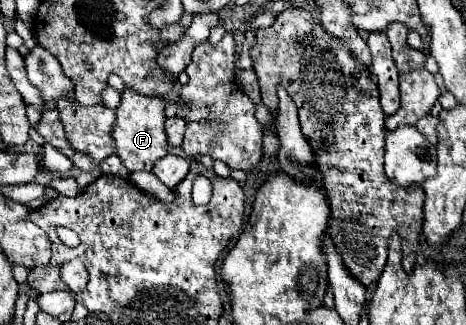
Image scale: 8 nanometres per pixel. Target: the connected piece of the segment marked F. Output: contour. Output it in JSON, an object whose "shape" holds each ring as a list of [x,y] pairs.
{"shape":[[[125,89],[121,95],[121,105],[117,109],[117,121],[115,127],[111,129],[111,137],[115,141],[117,157],[123,161],[123,165],[133,173],[133,171],[151,171],[153,165],[167,155],[169,143],[165,137],[165,101],[161,97],[143,97],[137,95],[135,91]]]}

